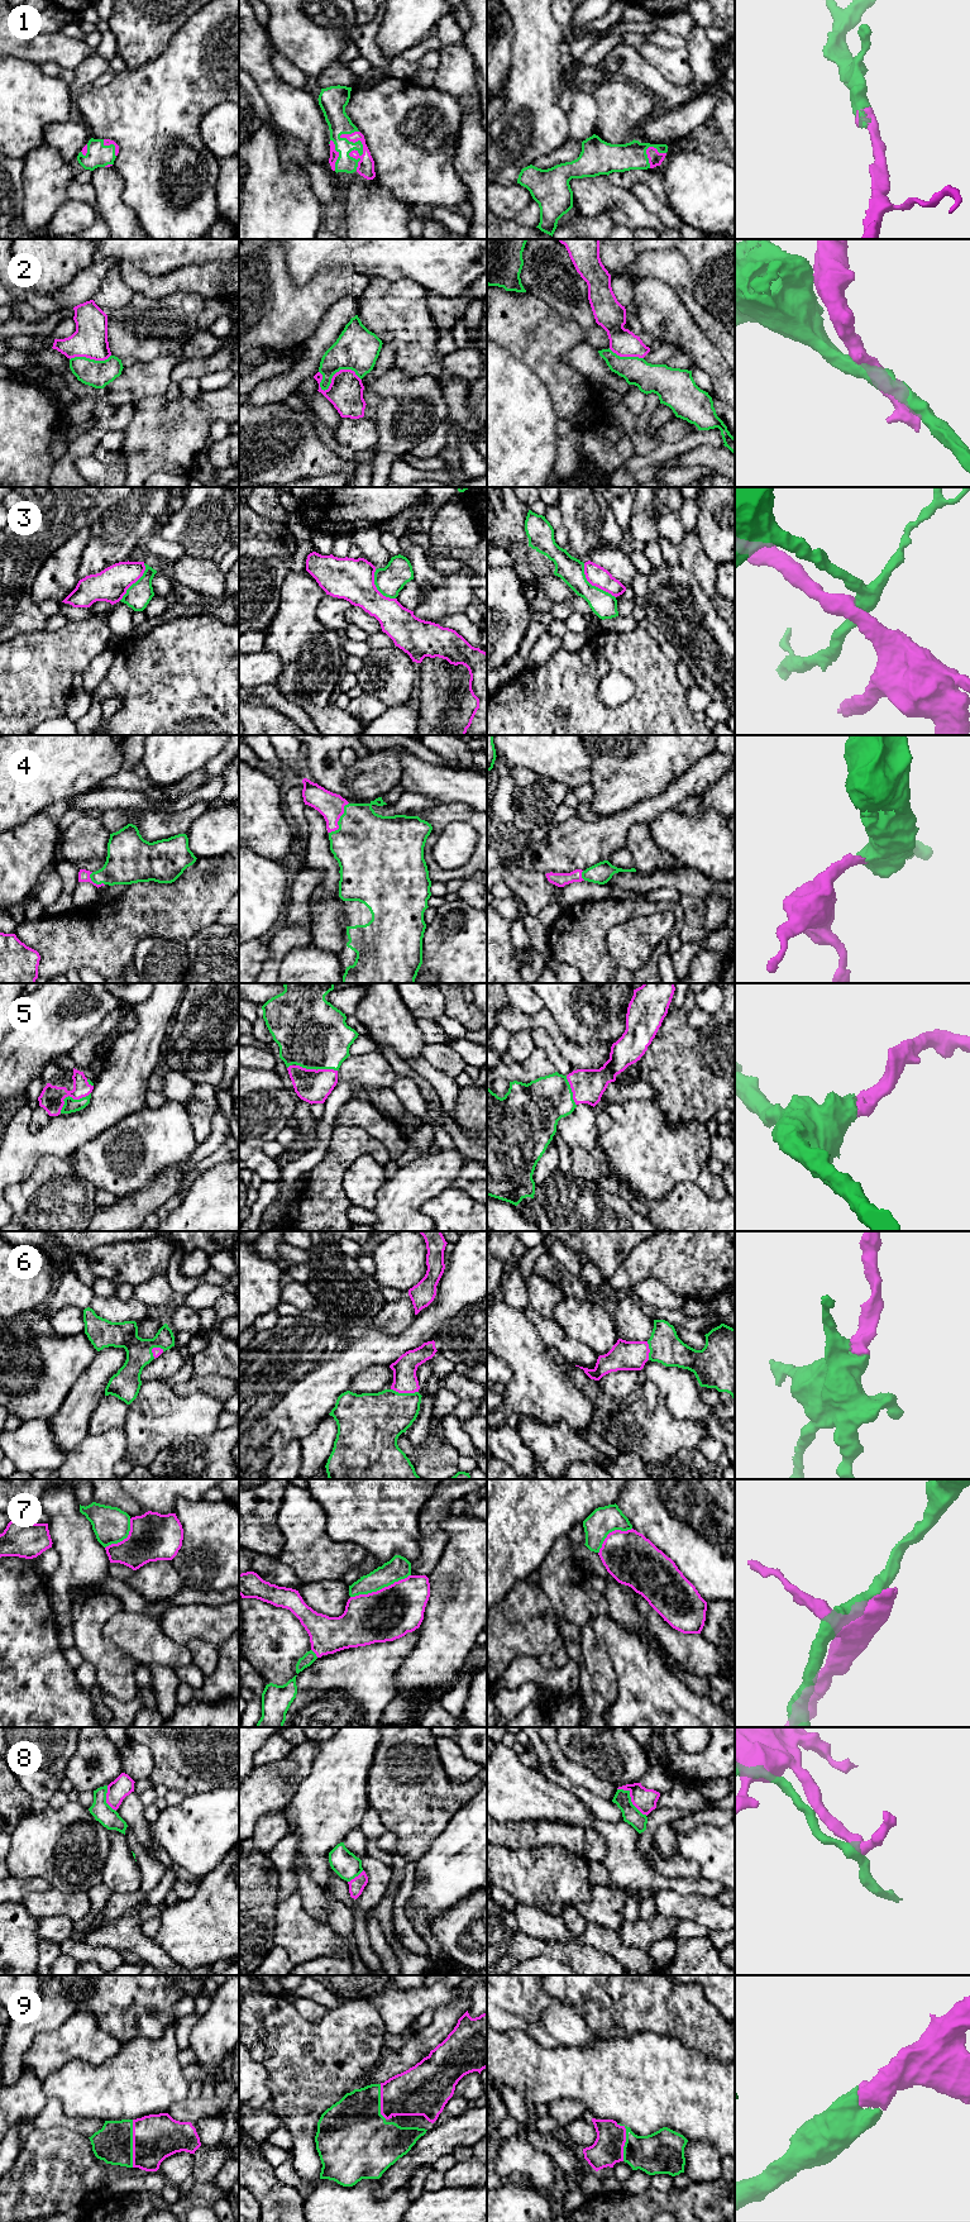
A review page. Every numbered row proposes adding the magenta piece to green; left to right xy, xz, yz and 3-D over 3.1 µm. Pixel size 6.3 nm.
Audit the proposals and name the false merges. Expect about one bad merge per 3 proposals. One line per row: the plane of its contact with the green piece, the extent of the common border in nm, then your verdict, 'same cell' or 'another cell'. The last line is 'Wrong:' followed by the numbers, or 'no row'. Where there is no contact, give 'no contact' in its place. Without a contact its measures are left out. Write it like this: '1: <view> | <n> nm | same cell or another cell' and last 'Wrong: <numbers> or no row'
1: xz | 260 nm | same cell
2: xz | 280 nm | another cell
3: yz | 300 nm | another cell
4: xz | 240 nm | same cell
5: xz | 260 nm | same cell
6: xz | 180 nm | same cell
7: xz | 420 nm | another cell
8: yz | 260 nm | another cell
9: xy | 300 nm | same cell
Wrong: 2, 3, 7, 8

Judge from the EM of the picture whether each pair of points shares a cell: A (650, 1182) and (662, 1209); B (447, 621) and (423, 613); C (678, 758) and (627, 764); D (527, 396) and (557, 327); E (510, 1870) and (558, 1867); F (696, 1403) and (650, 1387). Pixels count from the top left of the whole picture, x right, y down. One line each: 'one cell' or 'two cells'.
A: two cells
B: two cells
C: one cell
D: two cells
E: one cell
F: two cells

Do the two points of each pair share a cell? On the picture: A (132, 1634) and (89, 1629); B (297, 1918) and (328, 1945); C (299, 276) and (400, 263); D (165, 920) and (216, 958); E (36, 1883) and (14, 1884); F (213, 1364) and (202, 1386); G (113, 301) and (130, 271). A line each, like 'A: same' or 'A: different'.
A: different
B: same
C: same
D: different
E: same
F: different
G: different

